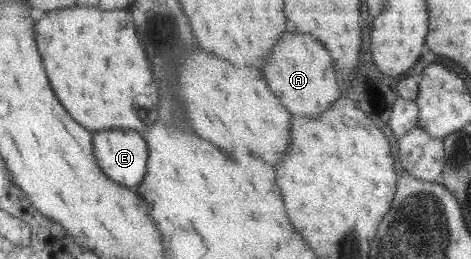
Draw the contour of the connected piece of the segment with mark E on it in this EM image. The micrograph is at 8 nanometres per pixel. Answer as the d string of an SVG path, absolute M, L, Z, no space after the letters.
M112 128L91 133L94 159L113 182L136 187L145 174L147 147L140 133Z

